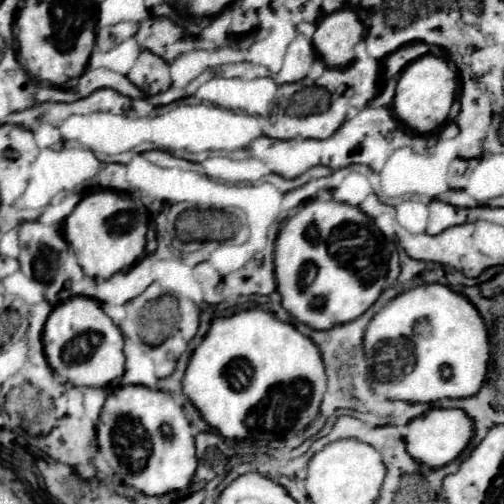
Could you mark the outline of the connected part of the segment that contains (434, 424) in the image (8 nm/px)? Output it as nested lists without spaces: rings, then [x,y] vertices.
[[[431,409],[423,417],[417,417],[407,425],[405,443],[407,443],[407,453],[415,461],[419,461],[427,467],[443,467],[443,465],[451,463],[469,445],[471,437],[473,437],[473,421],[467,417],[465,411]]]

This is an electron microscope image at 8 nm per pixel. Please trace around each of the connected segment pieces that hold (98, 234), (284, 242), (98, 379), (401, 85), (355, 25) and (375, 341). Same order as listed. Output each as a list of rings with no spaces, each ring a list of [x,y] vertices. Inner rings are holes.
[[[99,189],[85,195],[65,221],[65,239],[73,247],[79,265],[89,277],[111,277],[115,271],[133,265],[145,251],[145,233],[147,233],[147,215],[137,211],[135,203],[129,197],[115,193],[111,189]]]
[[[315,199],[301,205],[301,209],[281,225],[279,241],[275,241],[275,277],[281,305],[311,329],[331,329],[363,315],[385,287],[387,263],[389,251],[383,235],[373,227],[373,221],[361,209],[335,199]]]
[[[77,295],[53,307],[43,329],[43,347],[53,371],[73,385],[105,387],[125,371],[123,335],[111,317],[105,315],[99,301],[91,297]]]
[[[427,53],[403,69],[393,99],[393,111],[411,129],[419,133],[433,133],[449,117],[449,109],[455,97],[455,87],[457,87],[455,67],[445,57],[435,57]]]
[[[339,9],[317,23],[313,45],[329,67],[345,67],[355,59],[355,45],[363,39],[365,27],[357,13]]]
[[[439,283],[419,285],[391,299],[367,325],[363,345],[365,345],[365,357],[369,369],[375,371],[375,375],[371,375],[371,387],[375,393],[387,399],[427,403],[439,399],[471,397],[479,391],[487,375],[489,337],[479,311],[473,307],[473,303],[467,297]]]

